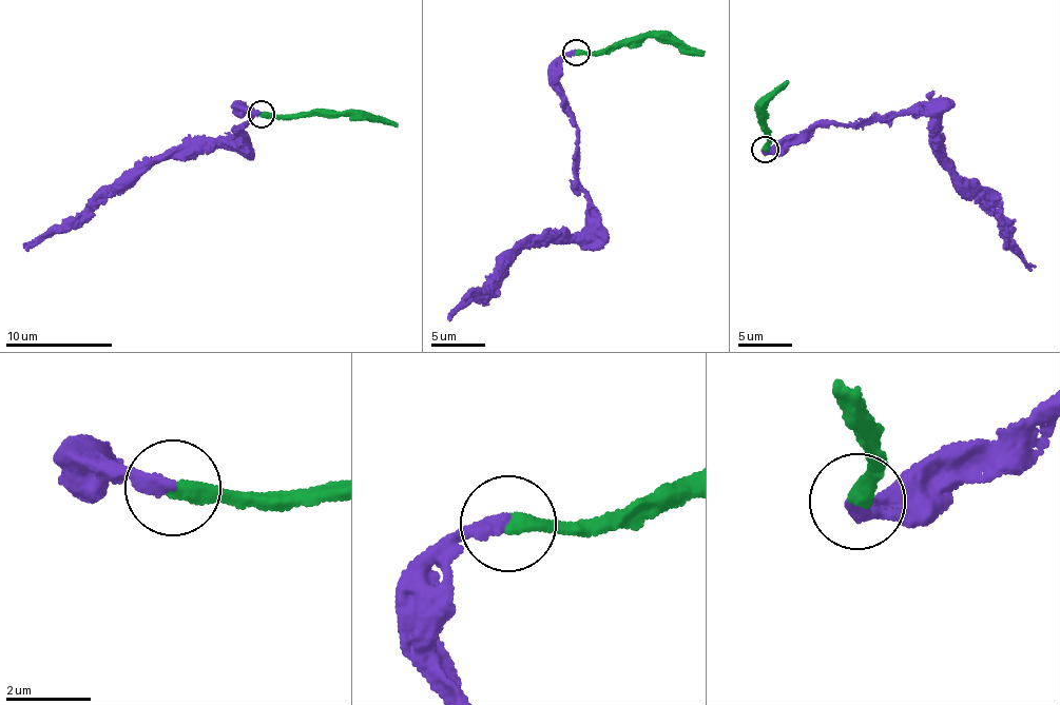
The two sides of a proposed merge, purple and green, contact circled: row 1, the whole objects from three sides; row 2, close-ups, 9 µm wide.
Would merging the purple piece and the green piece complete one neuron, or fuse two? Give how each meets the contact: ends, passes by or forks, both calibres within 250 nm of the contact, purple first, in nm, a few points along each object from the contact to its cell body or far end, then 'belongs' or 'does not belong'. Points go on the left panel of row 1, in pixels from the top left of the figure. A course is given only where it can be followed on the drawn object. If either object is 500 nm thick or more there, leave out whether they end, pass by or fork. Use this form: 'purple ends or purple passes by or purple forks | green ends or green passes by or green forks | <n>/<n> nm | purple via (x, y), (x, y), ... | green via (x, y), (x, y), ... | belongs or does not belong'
purple ends | green ends | 280/360 nm | purple via (261, 114), (237, 111), (250, 117), (235, 133), (244, 137), (237, 147), (190, 142), (142, 162), (22, 248) | green via (261, 114), (294, 117), (344, 114), (397, 124) | belongs

